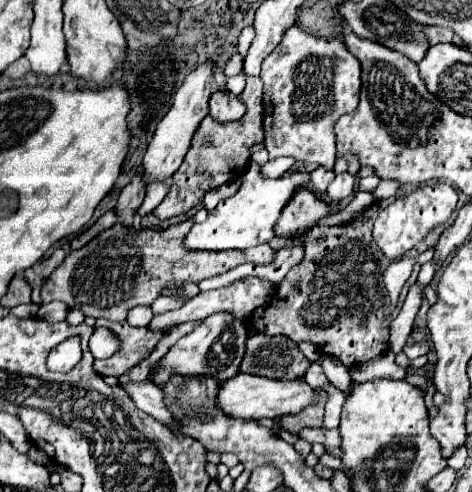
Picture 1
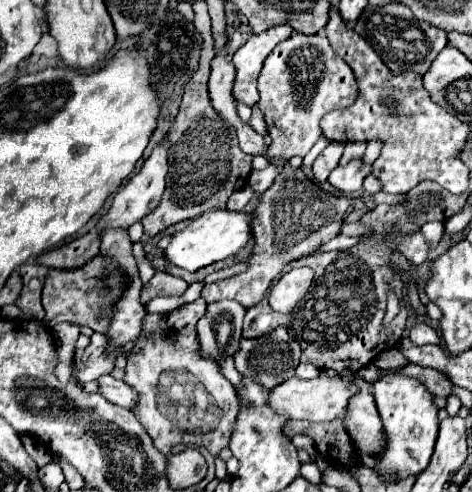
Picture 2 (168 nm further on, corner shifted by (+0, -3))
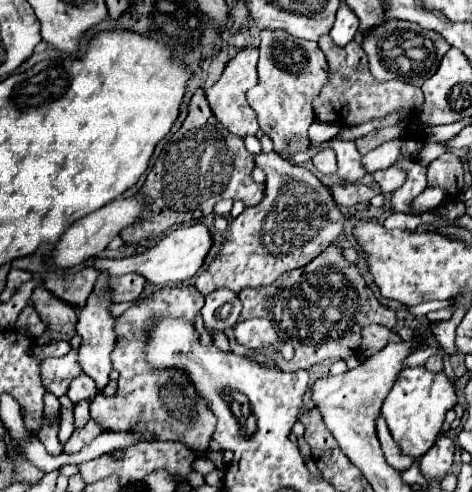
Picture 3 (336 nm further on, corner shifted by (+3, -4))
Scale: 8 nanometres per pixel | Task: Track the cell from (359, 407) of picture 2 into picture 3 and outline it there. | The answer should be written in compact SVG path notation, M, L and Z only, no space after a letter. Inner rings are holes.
M379 415L375 419L375 427L377 427L377 437L381 441L381 449L383 449L383 455L385 455L387 463L391 467L395 467L395 469L407 469L407 467L411 467L413 465L413 459L407 459L405 455L401 455L397 443L393 441L393 437L389 433L389 427L387 427L383 415Z

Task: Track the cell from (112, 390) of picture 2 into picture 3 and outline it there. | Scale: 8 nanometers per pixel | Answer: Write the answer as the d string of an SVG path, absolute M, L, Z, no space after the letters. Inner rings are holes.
M81 375L79 379L71 381L71 387L69 387L69 391L67 391L67 397L69 397L73 403L77 403L77 401L81 401L81 399L91 401L97 393L99 393L99 389L97 389L95 381L93 381L89 375Z

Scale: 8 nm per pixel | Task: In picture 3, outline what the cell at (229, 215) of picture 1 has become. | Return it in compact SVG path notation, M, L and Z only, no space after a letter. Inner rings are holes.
M193 223L183 225L171 233L167 233L157 245L149 247L143 255L131 255L125 259L113 259L101 263L111 275L125 275L125 273L139 273L153 285L175 285L181 281L187 281L199 273L199 269L205 263L205 257L209 255L213 247L213 233L205 223Z

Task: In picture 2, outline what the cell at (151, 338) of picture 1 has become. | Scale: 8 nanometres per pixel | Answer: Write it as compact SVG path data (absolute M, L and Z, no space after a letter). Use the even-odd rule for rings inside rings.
M94 332L90 336L90 344L84 350L74 352L72 360L74 360L74 374L78 382L86 384L114 370L114 360L122 354L122 350L116 350L110 356L106 356L104 348L106 348L106 336Z

